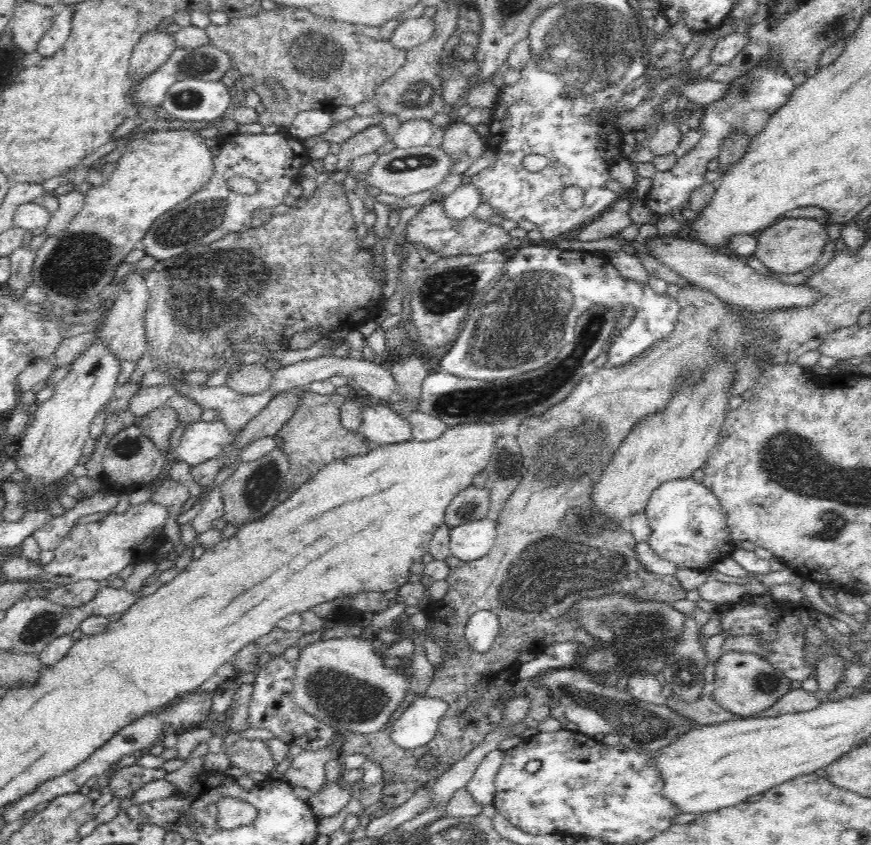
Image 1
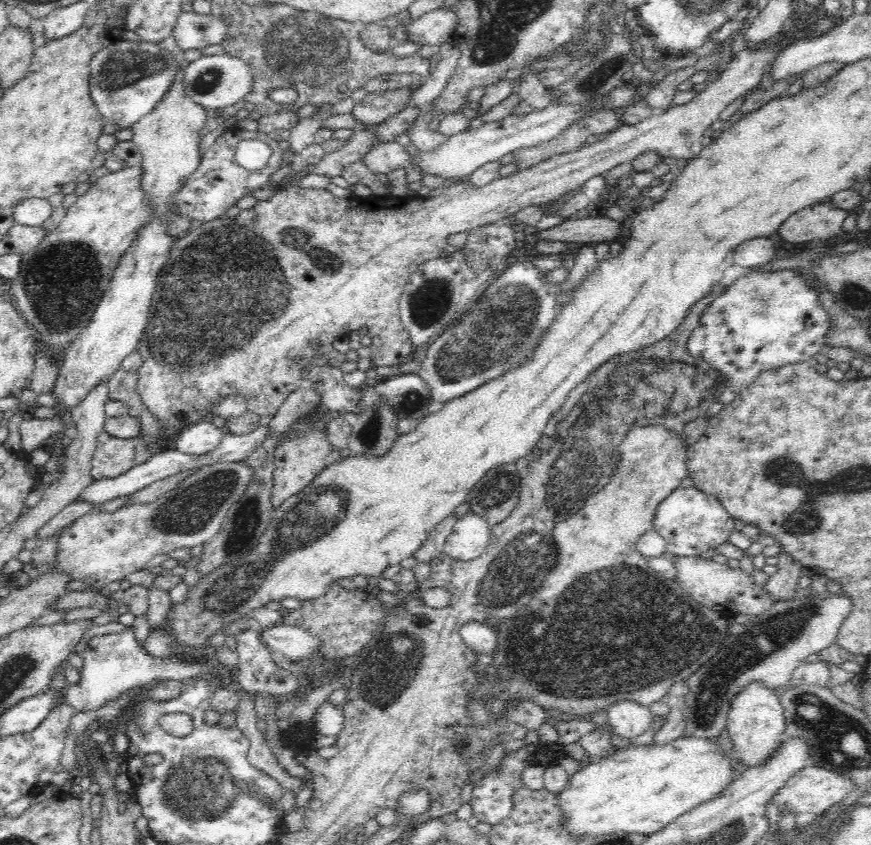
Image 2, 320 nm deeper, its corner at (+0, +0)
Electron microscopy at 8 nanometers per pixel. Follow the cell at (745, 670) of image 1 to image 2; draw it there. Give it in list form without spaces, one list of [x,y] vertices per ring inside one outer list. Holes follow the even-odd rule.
[[[752,682],[732,700],[727,716],[727,729],[734,754],[741,760],[744,768],[766,762],[780,744],[778,743],[780,736],[786,728],[784,707],[779,699],[782,690],[782,688],[768,688],[761,682]]]

